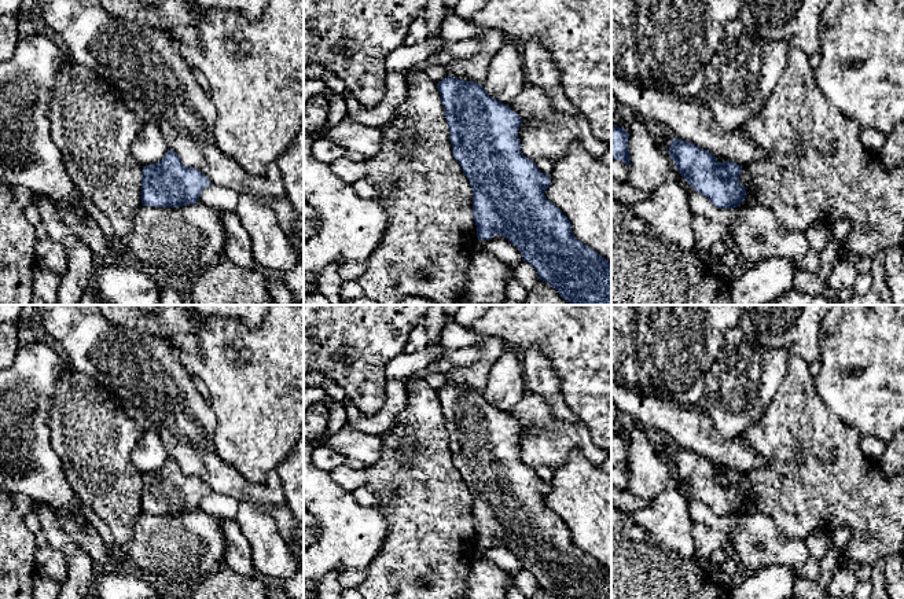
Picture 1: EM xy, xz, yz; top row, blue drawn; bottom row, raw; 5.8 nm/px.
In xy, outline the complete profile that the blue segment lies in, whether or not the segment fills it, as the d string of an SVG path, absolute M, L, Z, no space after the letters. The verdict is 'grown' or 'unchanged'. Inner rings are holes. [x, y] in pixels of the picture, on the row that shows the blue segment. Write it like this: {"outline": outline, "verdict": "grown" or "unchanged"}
{"outline": "M168 150L159 162L143 166L142 173L143 206L194 205L202 191L212 184L201 170L184 166L173 150Z", "verdict": "unchanged"}

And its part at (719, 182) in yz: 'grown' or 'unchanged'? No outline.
unchanged

